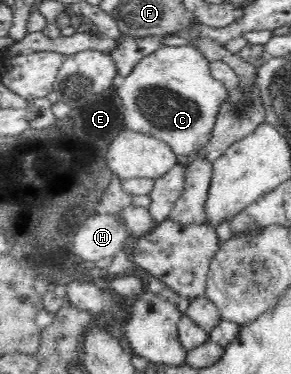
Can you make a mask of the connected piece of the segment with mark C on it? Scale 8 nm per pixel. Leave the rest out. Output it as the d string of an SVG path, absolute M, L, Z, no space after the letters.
M164 46L140 59L132 73L119 80L116 91L124 103L125 128L168 143L178 156L188 156L210 142L220 105L229 97L227 88L211 76L211 62L196 47Z

